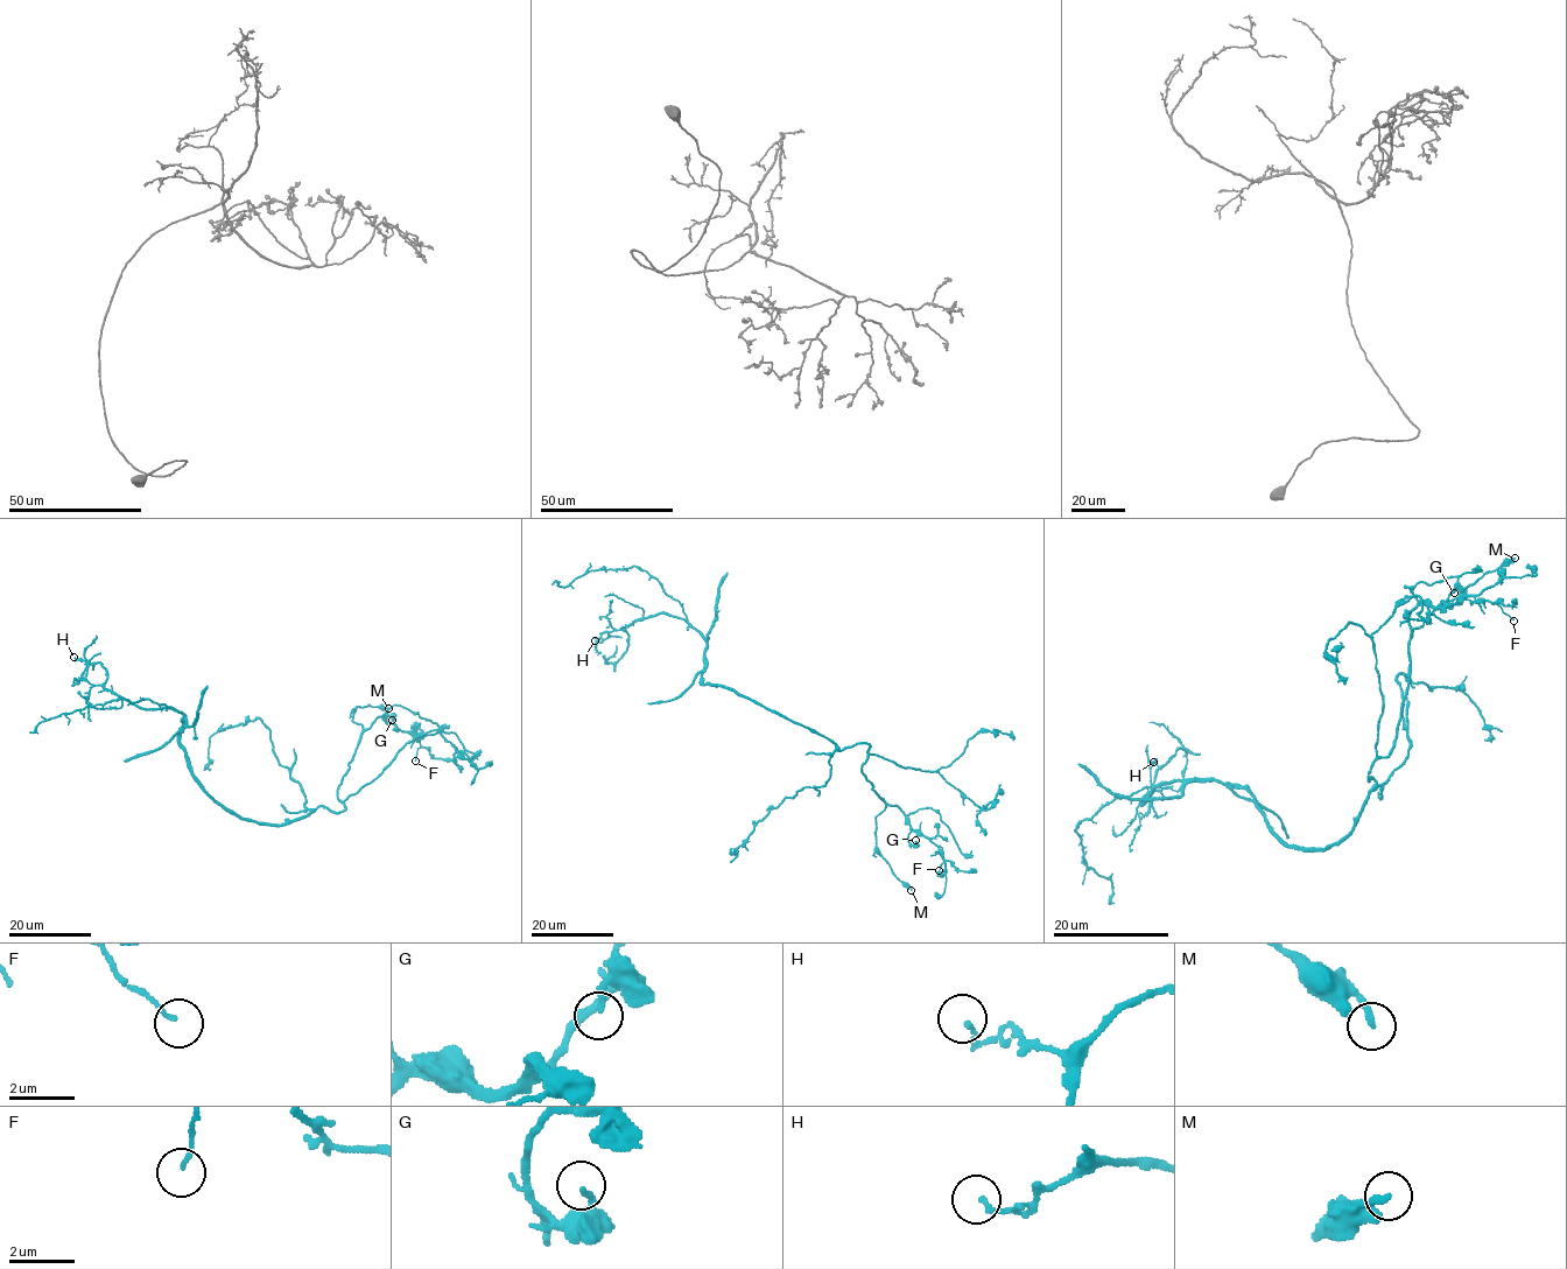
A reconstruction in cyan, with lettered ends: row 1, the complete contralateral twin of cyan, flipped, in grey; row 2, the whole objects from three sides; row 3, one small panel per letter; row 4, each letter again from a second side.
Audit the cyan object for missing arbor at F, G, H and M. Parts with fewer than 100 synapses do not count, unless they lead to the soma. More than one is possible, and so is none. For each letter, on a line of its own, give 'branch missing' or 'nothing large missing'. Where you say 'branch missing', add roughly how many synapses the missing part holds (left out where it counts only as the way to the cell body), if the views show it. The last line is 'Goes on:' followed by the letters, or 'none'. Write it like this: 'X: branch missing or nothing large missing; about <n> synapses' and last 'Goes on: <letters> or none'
F: nothing large missing
G: nothing large missing
H: nothing large missing
M: nothing large missing
Goes on: none

